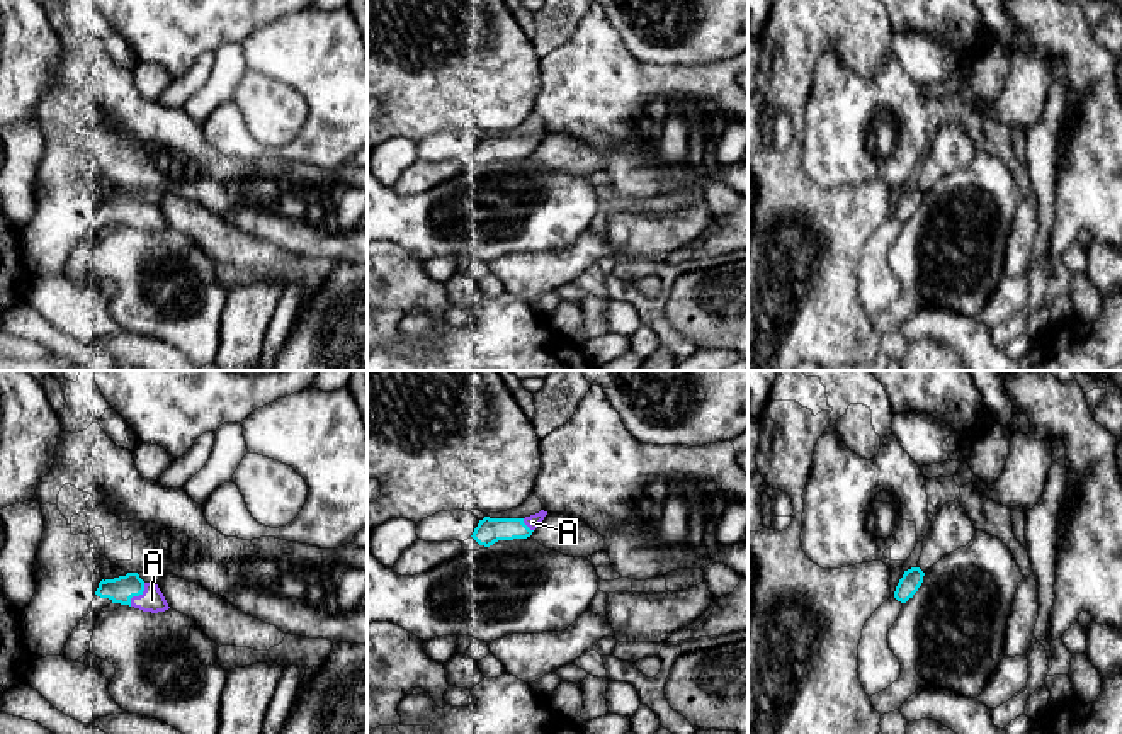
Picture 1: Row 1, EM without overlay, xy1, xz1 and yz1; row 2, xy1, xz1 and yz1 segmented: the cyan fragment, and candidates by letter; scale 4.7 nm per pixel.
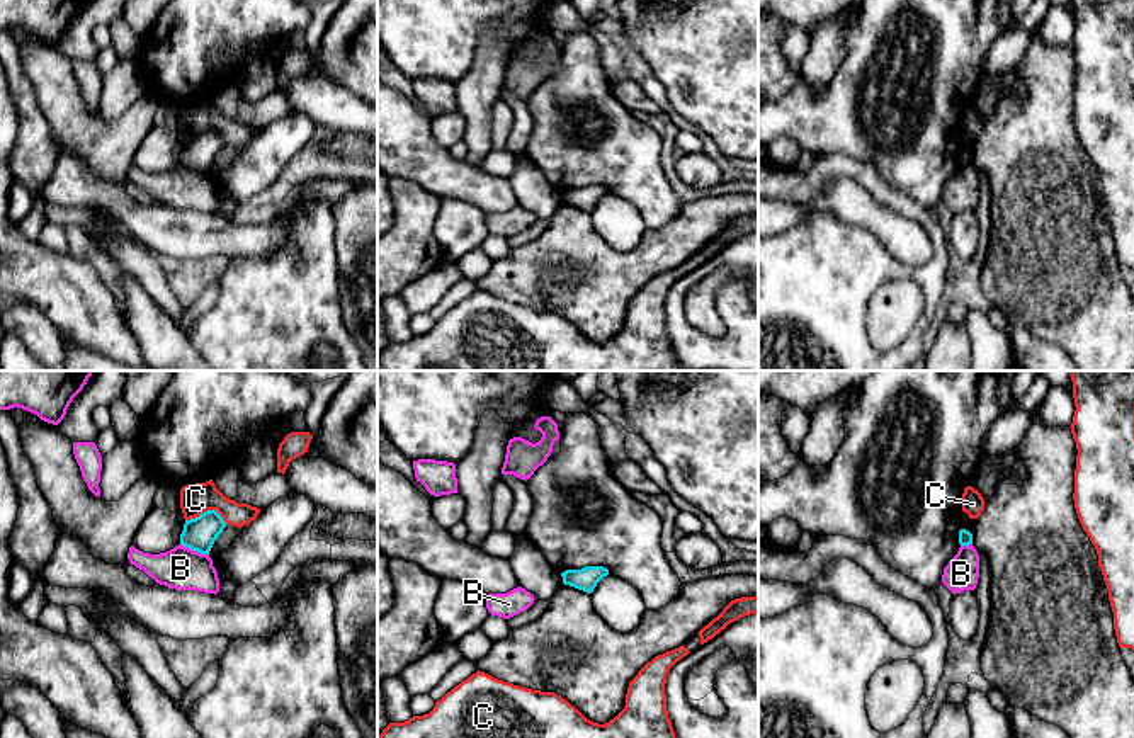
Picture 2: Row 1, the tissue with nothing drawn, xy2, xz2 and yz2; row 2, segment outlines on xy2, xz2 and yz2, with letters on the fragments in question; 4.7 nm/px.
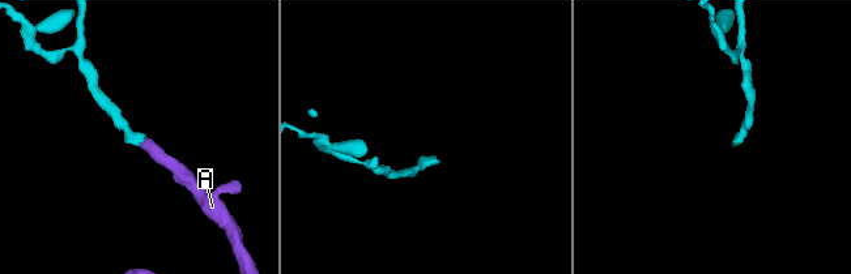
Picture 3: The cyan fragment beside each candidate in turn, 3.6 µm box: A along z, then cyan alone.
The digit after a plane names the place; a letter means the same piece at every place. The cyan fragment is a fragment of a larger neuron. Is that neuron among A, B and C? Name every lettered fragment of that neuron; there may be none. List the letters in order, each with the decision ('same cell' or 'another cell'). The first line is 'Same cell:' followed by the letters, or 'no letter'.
Same cell: A
A: same cell
B: another cell
C: another cell

